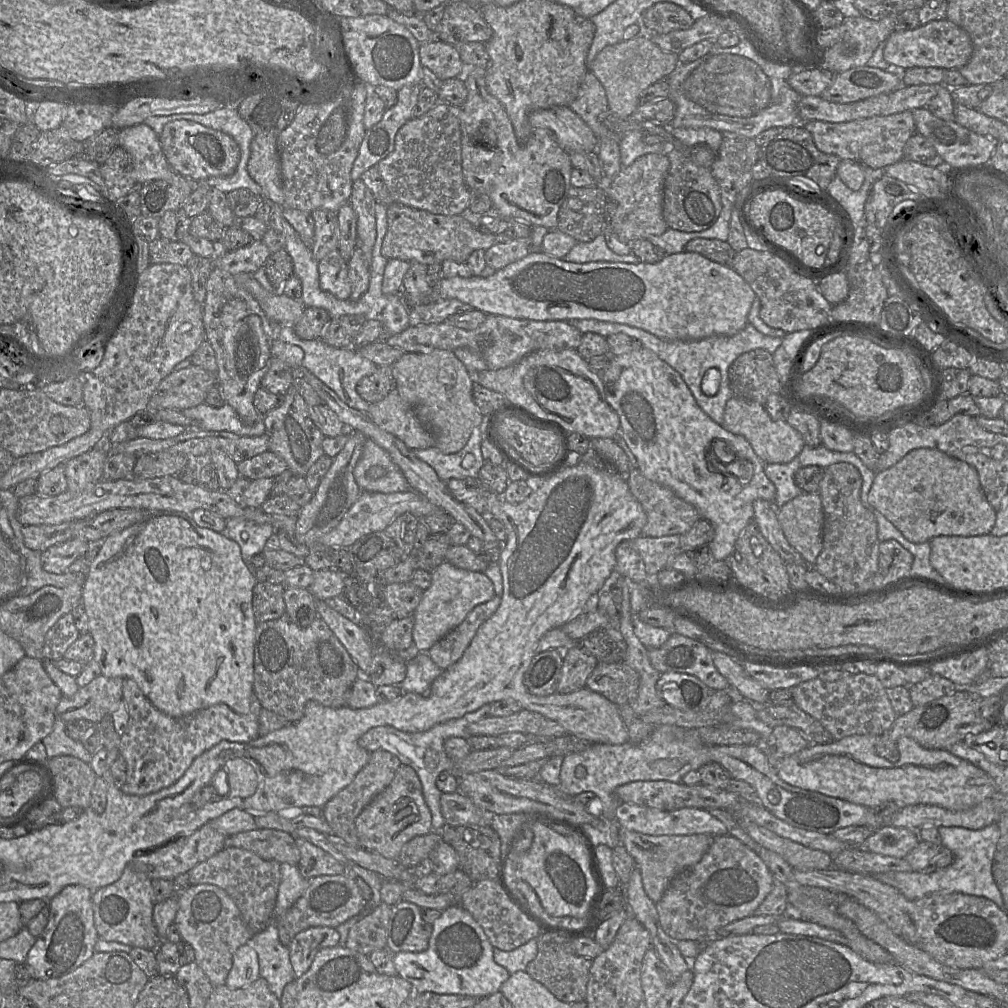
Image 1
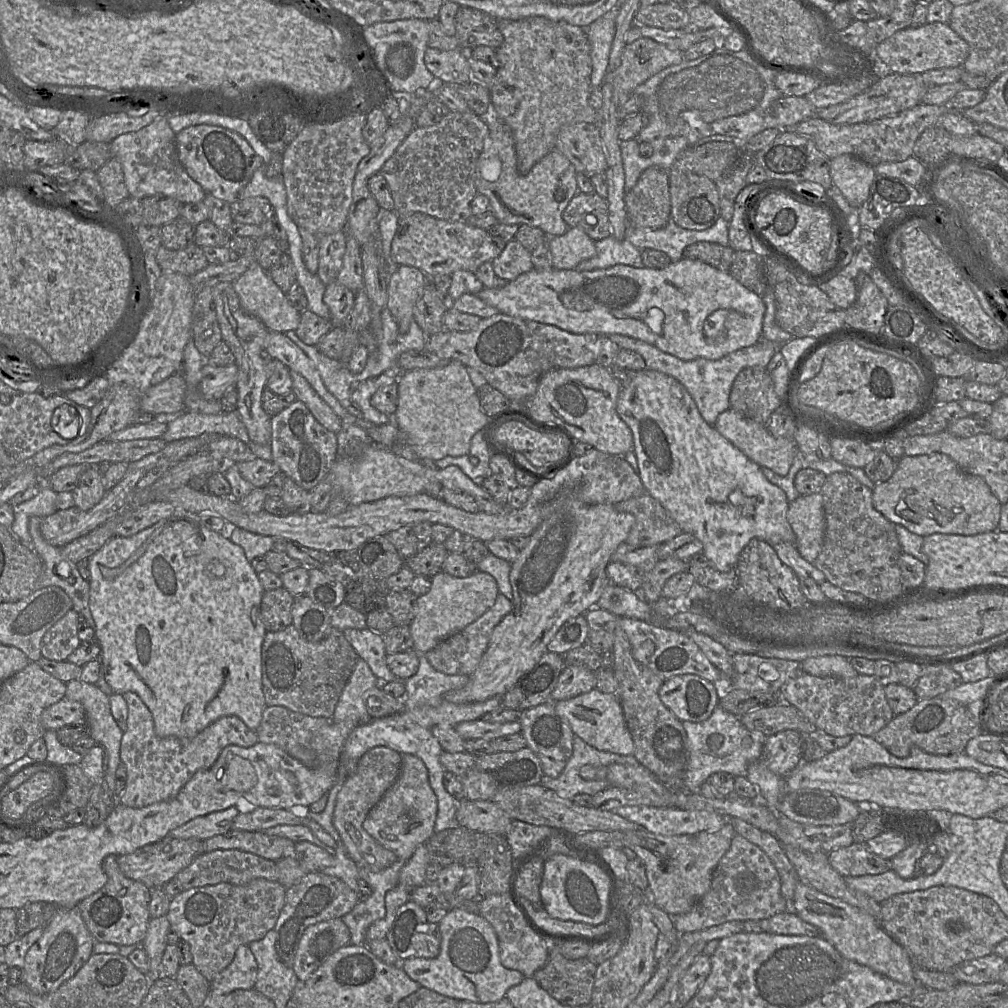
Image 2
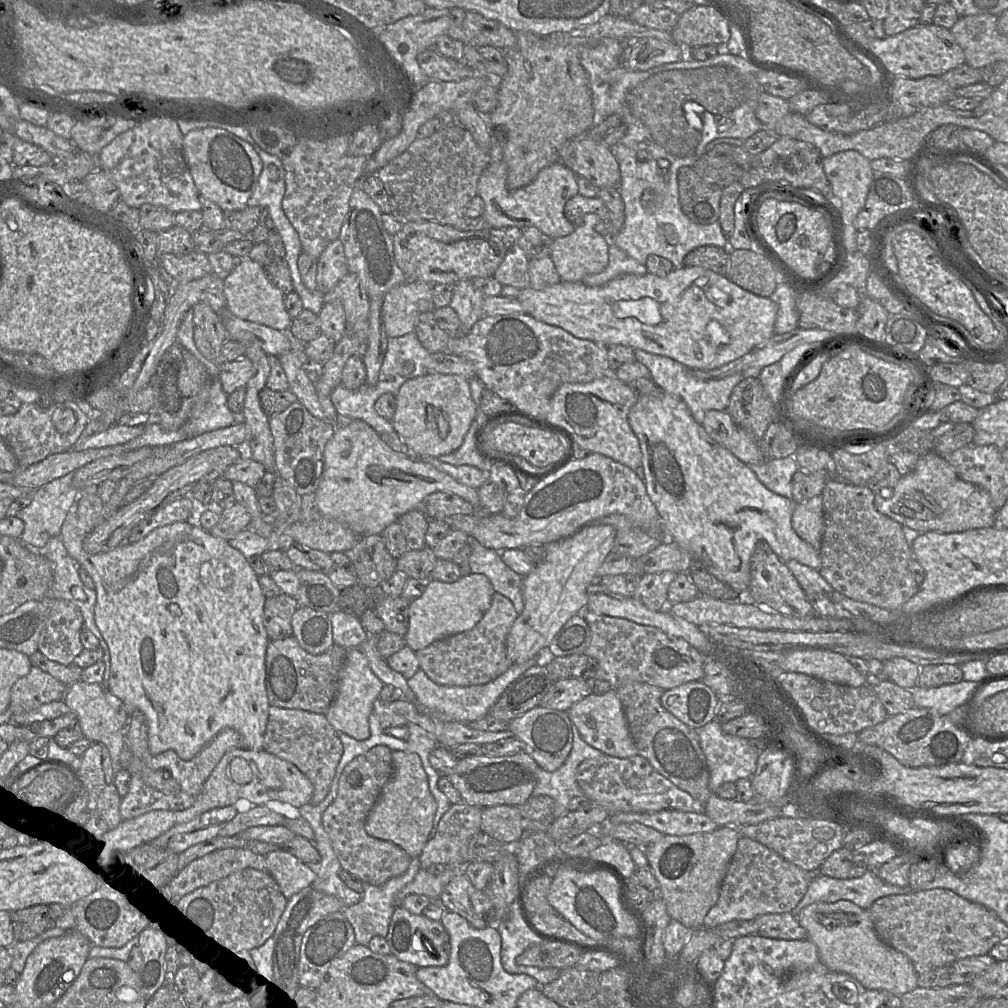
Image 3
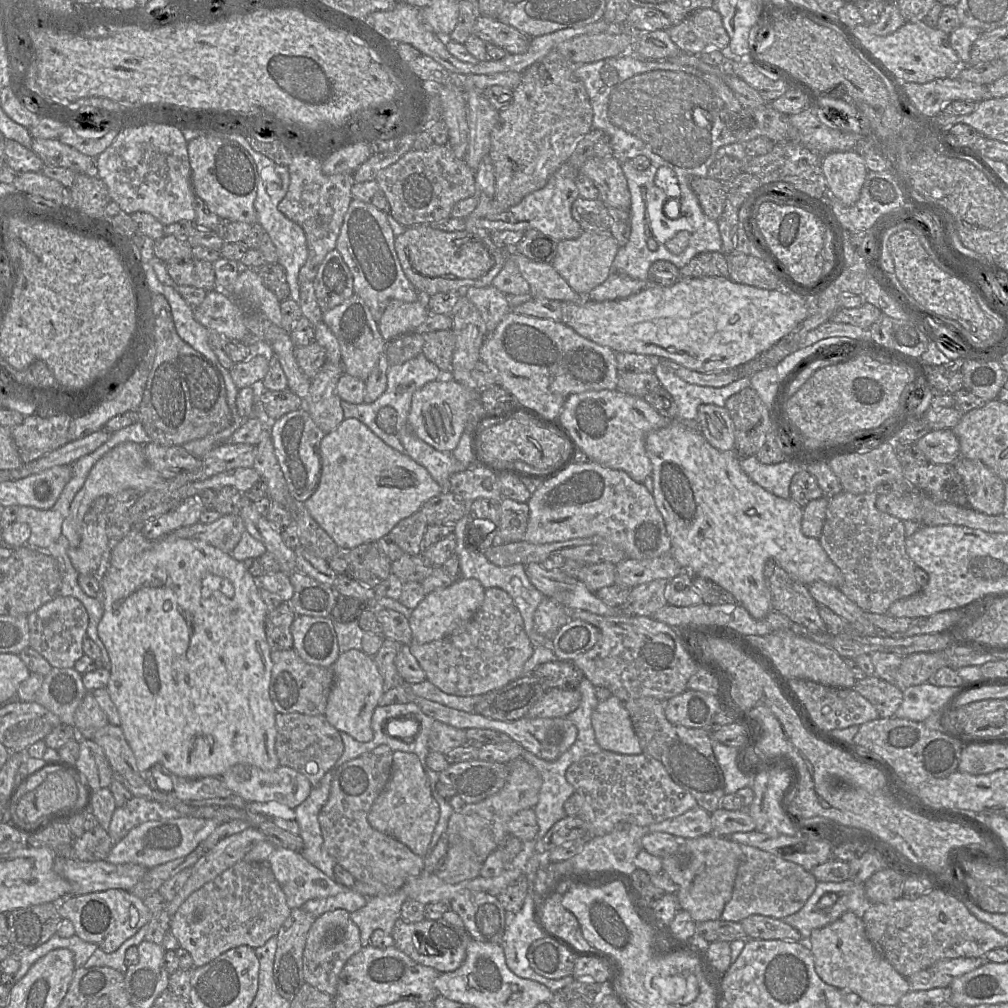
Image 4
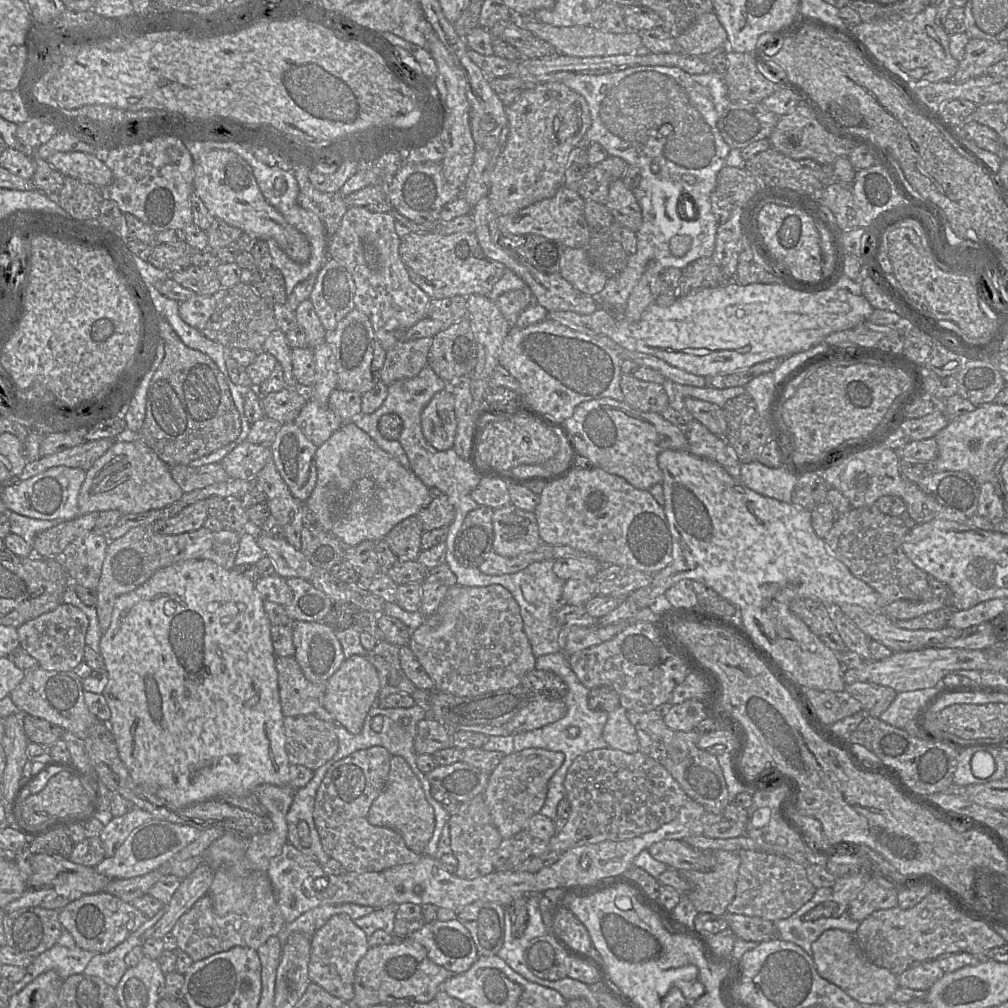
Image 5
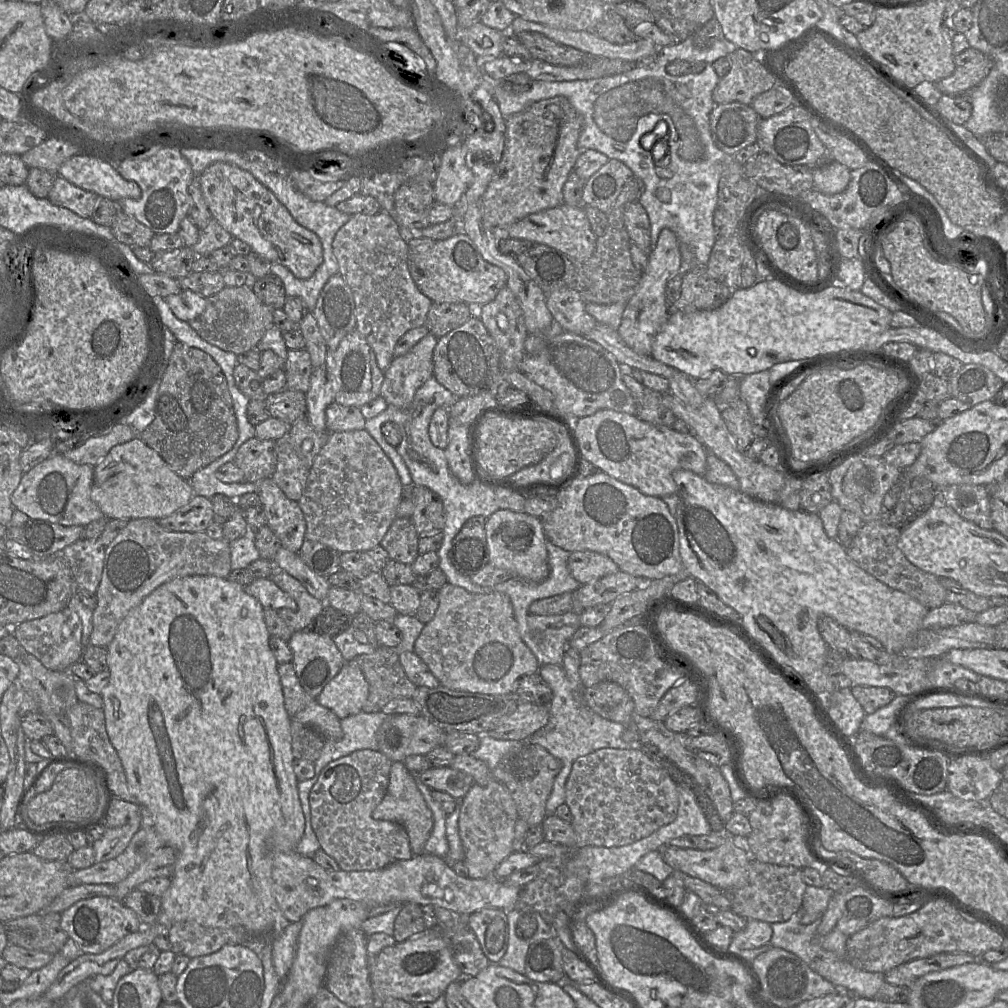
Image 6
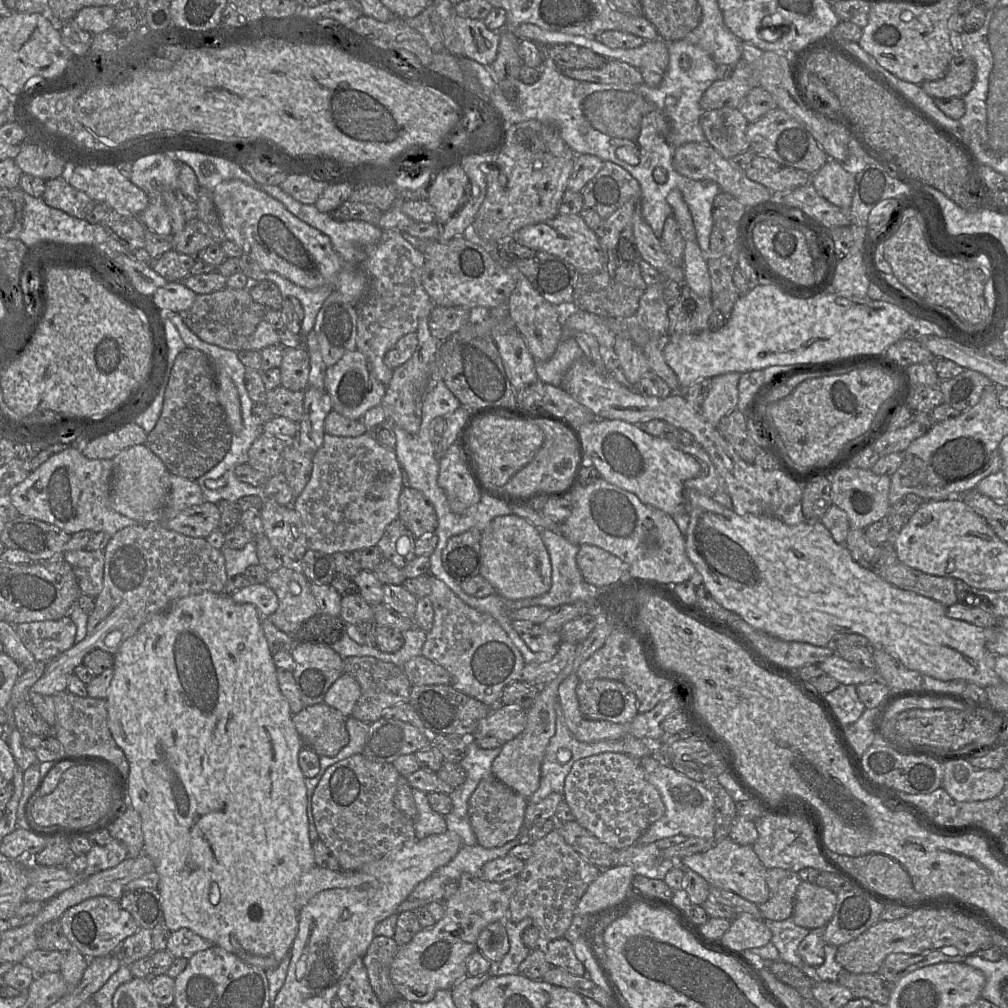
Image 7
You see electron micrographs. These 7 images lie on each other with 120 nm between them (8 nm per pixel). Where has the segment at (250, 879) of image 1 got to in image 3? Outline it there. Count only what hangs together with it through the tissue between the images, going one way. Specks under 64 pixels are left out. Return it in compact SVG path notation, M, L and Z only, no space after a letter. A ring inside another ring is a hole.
M243 848L215 850L190 862L176 872L167 884L172 893L180 897L245 868L267 871L266 856Z

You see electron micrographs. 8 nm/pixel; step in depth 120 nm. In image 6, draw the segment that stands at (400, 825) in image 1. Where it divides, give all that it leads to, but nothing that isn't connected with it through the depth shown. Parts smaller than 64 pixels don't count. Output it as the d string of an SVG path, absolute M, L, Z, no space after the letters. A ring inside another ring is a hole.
M403 762L392 763L386 795L373 810L372 817L376 820L391 821L402 825L408 834L413 855L424 852L424 845L433 830L434 818L432 811L415 783L414 775L406 768Z

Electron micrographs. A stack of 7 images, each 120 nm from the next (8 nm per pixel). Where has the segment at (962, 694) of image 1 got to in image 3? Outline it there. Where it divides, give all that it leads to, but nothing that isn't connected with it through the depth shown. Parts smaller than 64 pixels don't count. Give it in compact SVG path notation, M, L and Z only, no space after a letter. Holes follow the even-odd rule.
M913 707L858 733L858 740L870 745L876 745L894 756L907 767L941 766L961 762L963 753L970 742L968 736L953 723L947 715L941 715L935 709Z

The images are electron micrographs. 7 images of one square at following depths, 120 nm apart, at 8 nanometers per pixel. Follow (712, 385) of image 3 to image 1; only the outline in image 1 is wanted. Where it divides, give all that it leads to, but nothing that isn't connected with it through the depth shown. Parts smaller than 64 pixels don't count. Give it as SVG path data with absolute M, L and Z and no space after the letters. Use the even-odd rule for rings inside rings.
M581 319L569 321L581 333L596 333L605 338L617 333L625 333L639 340L642 345L653 351L660 359L669 364L683 378L699 407L716 423L723 427L724 408L726 402L732 397L729 380L729 367L742 353L755 348L763 348L774 353L782 345L781 337L769 336L758 331L752 324L747 323L744 328L734 335L713 335L692 341L671 341L661 339L643 329L625 324L603 322L594 319ZM710 368L716 368L720 373L720 385L713 396L702 391L702 380Z

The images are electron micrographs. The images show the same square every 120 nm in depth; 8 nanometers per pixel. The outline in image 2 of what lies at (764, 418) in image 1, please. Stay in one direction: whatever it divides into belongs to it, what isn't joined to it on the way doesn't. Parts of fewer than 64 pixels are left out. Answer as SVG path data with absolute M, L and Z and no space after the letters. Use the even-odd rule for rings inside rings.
M730 407L718 415L714 427L759 466L767 467L780 476L785 476L788 473L797 453L794 437L775 437L768 431L766 424L760 424Z

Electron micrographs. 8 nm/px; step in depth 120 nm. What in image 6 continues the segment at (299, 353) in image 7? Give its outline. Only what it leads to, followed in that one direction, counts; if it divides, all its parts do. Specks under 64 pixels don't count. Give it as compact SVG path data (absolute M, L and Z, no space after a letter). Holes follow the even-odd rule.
M303 349L288 350L284 362L286 388L307 392L310 385L310 376L313 371L310 354Z

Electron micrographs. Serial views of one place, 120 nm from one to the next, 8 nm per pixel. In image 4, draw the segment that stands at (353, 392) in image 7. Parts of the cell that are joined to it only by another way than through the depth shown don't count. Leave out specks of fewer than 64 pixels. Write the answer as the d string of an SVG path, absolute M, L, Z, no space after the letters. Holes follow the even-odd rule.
M353 294L340 305L323 312L322 321L339 342L343 371L366 381L387 346L368 306L358 295Z

